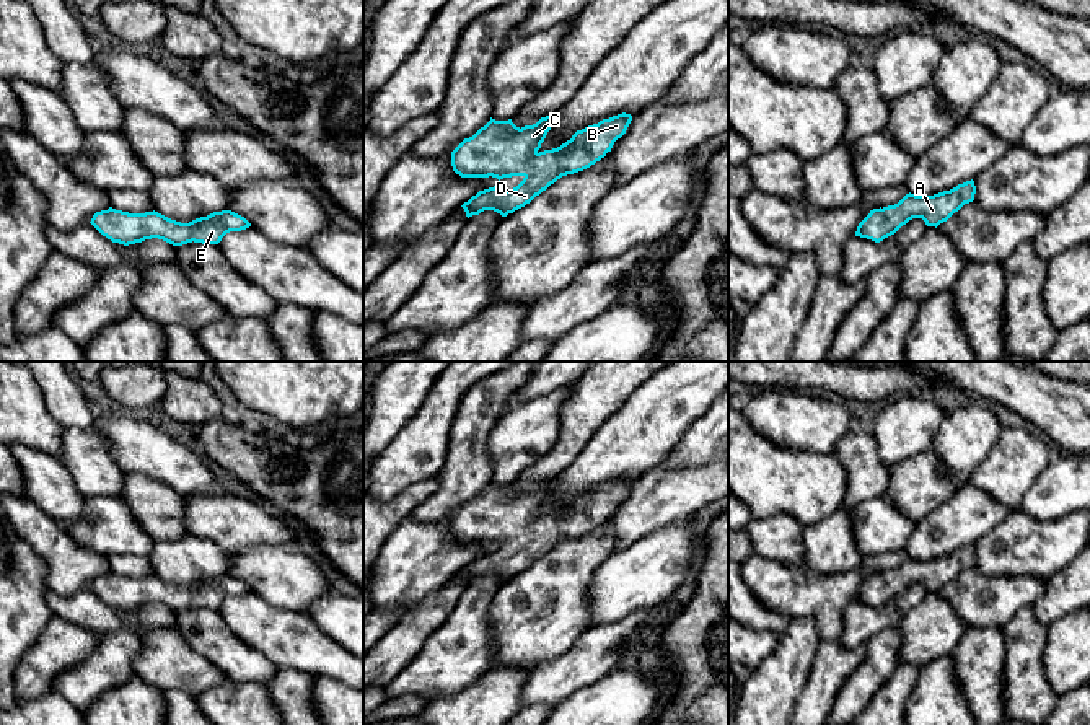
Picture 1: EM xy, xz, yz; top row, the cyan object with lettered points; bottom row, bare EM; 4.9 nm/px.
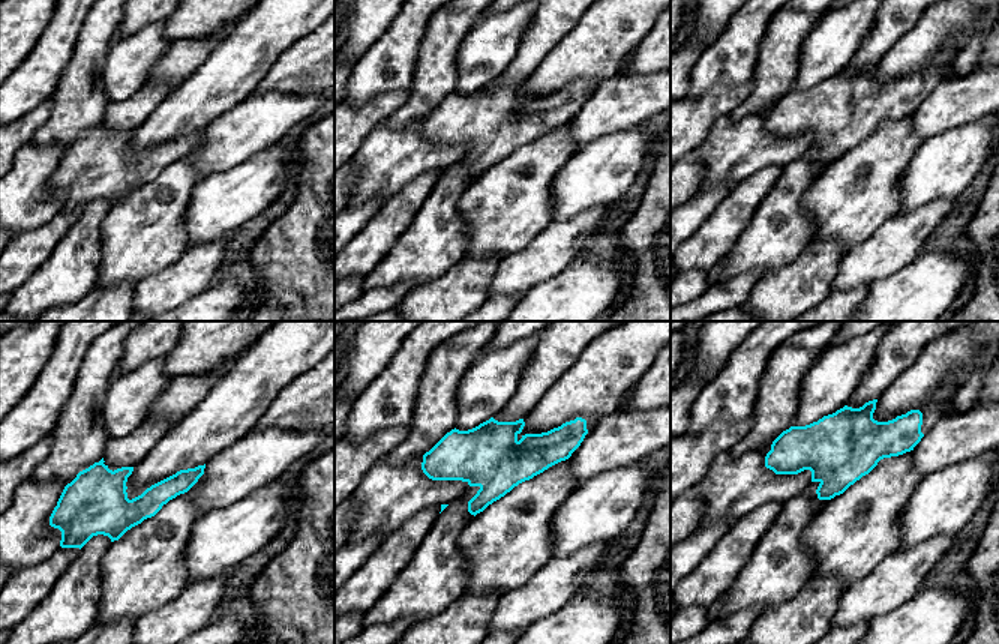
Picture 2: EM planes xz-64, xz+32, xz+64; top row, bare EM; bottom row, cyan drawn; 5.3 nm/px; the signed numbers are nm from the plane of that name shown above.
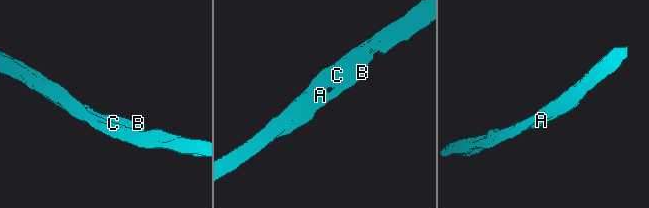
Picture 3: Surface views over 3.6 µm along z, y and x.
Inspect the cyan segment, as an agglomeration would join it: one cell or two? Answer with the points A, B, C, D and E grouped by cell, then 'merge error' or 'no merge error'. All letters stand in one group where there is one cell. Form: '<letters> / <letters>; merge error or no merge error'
A B C D E; no merge error

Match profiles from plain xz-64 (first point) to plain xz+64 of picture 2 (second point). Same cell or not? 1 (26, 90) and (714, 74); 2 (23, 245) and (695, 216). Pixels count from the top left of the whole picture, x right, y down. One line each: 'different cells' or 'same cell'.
1: same cell
2: different cells

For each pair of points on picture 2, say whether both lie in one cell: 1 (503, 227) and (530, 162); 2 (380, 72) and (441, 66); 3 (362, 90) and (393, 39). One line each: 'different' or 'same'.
1: same
2: different
3: same

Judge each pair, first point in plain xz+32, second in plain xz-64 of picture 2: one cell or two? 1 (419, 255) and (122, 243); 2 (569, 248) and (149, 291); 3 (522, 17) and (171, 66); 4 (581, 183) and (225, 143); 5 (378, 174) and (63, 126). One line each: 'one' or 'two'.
1: two
2: one
3: two
4: two
5: two

